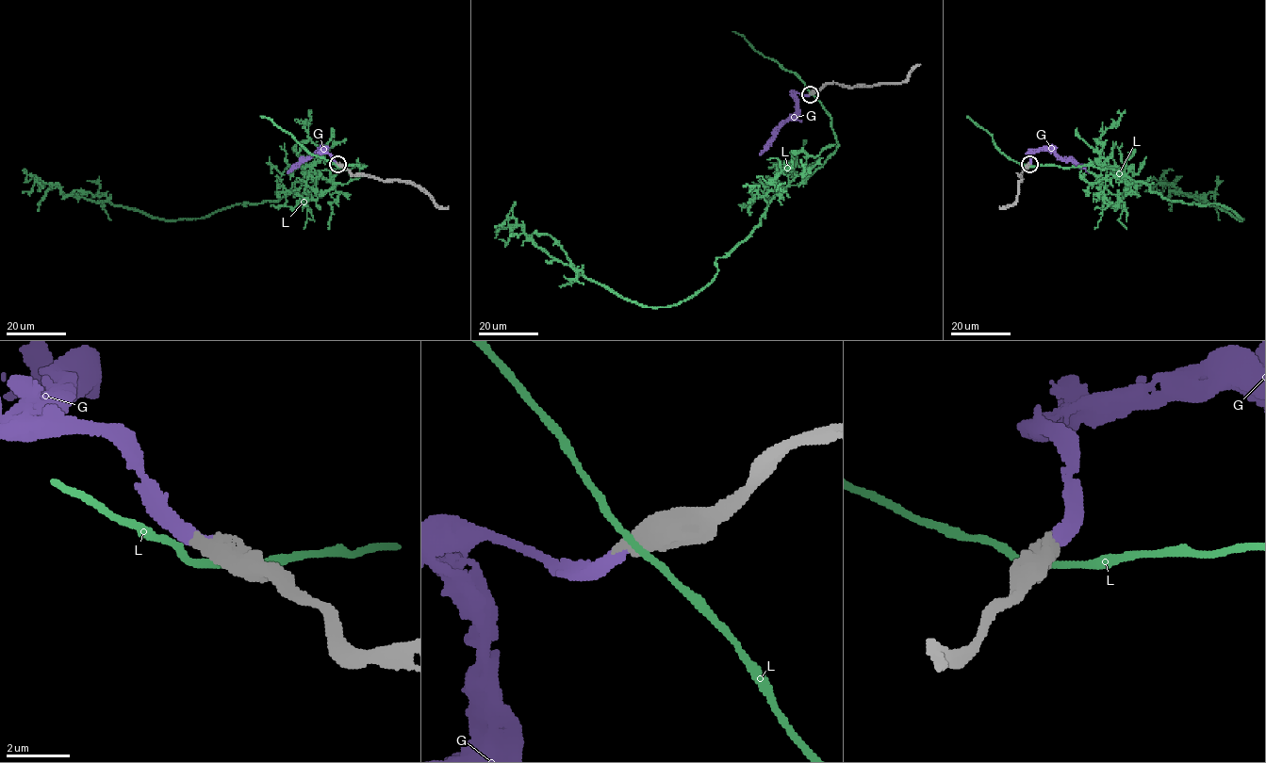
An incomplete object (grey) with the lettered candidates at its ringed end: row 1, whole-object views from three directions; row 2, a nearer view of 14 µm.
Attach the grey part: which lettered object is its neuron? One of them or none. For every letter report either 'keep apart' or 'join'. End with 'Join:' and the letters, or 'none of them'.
G: join
L: keep apart
Join: G

